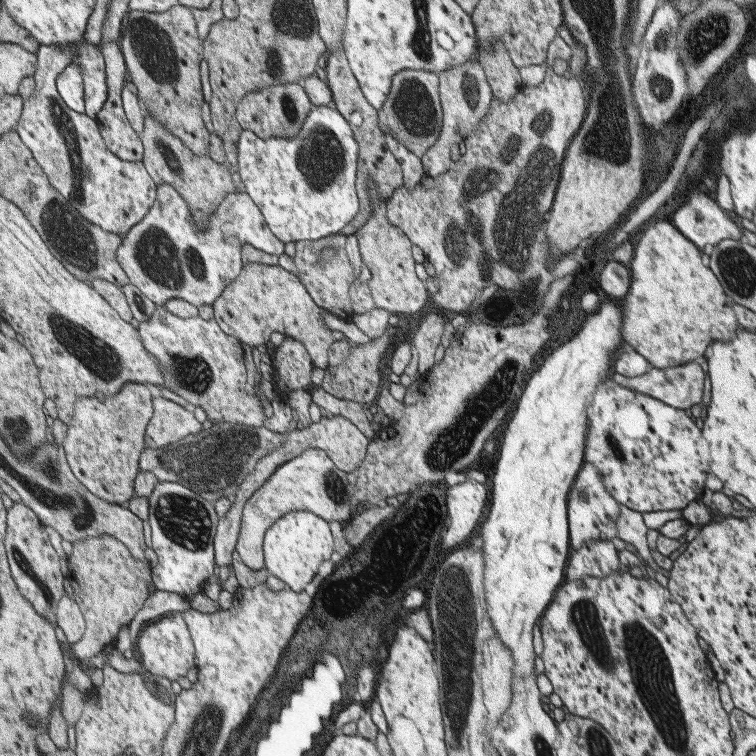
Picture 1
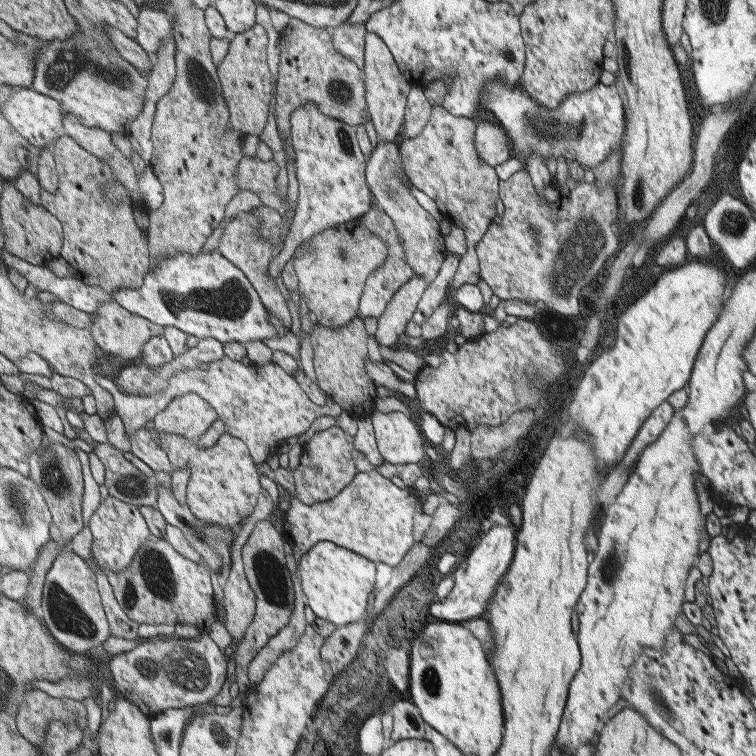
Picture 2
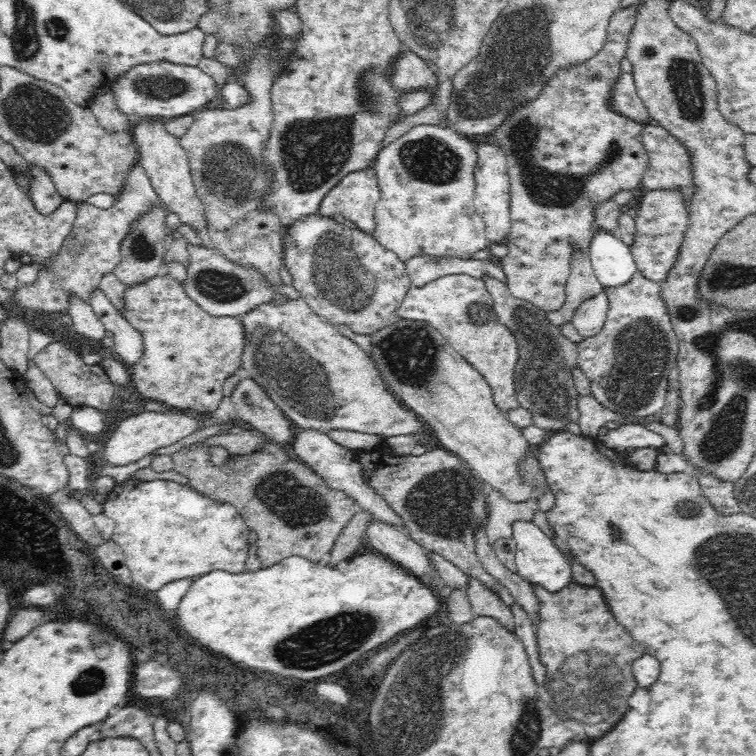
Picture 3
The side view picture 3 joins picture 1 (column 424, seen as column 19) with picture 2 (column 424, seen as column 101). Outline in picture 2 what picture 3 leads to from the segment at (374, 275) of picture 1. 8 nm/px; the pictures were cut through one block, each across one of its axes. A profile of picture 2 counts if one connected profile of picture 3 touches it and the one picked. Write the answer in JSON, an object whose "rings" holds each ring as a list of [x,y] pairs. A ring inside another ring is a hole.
{"rings":[[[378,140],[366,161],[366,182],[371,196],[375,204],[393,219],[398,237],[402,239],[406,262],[413,268],[414,274],[431,283],[439,273],[449,250],[445,246],[444,236],[440,233],[439,222],[410,194],[406,181],[408,180],[402,166],[398,142]]]}

